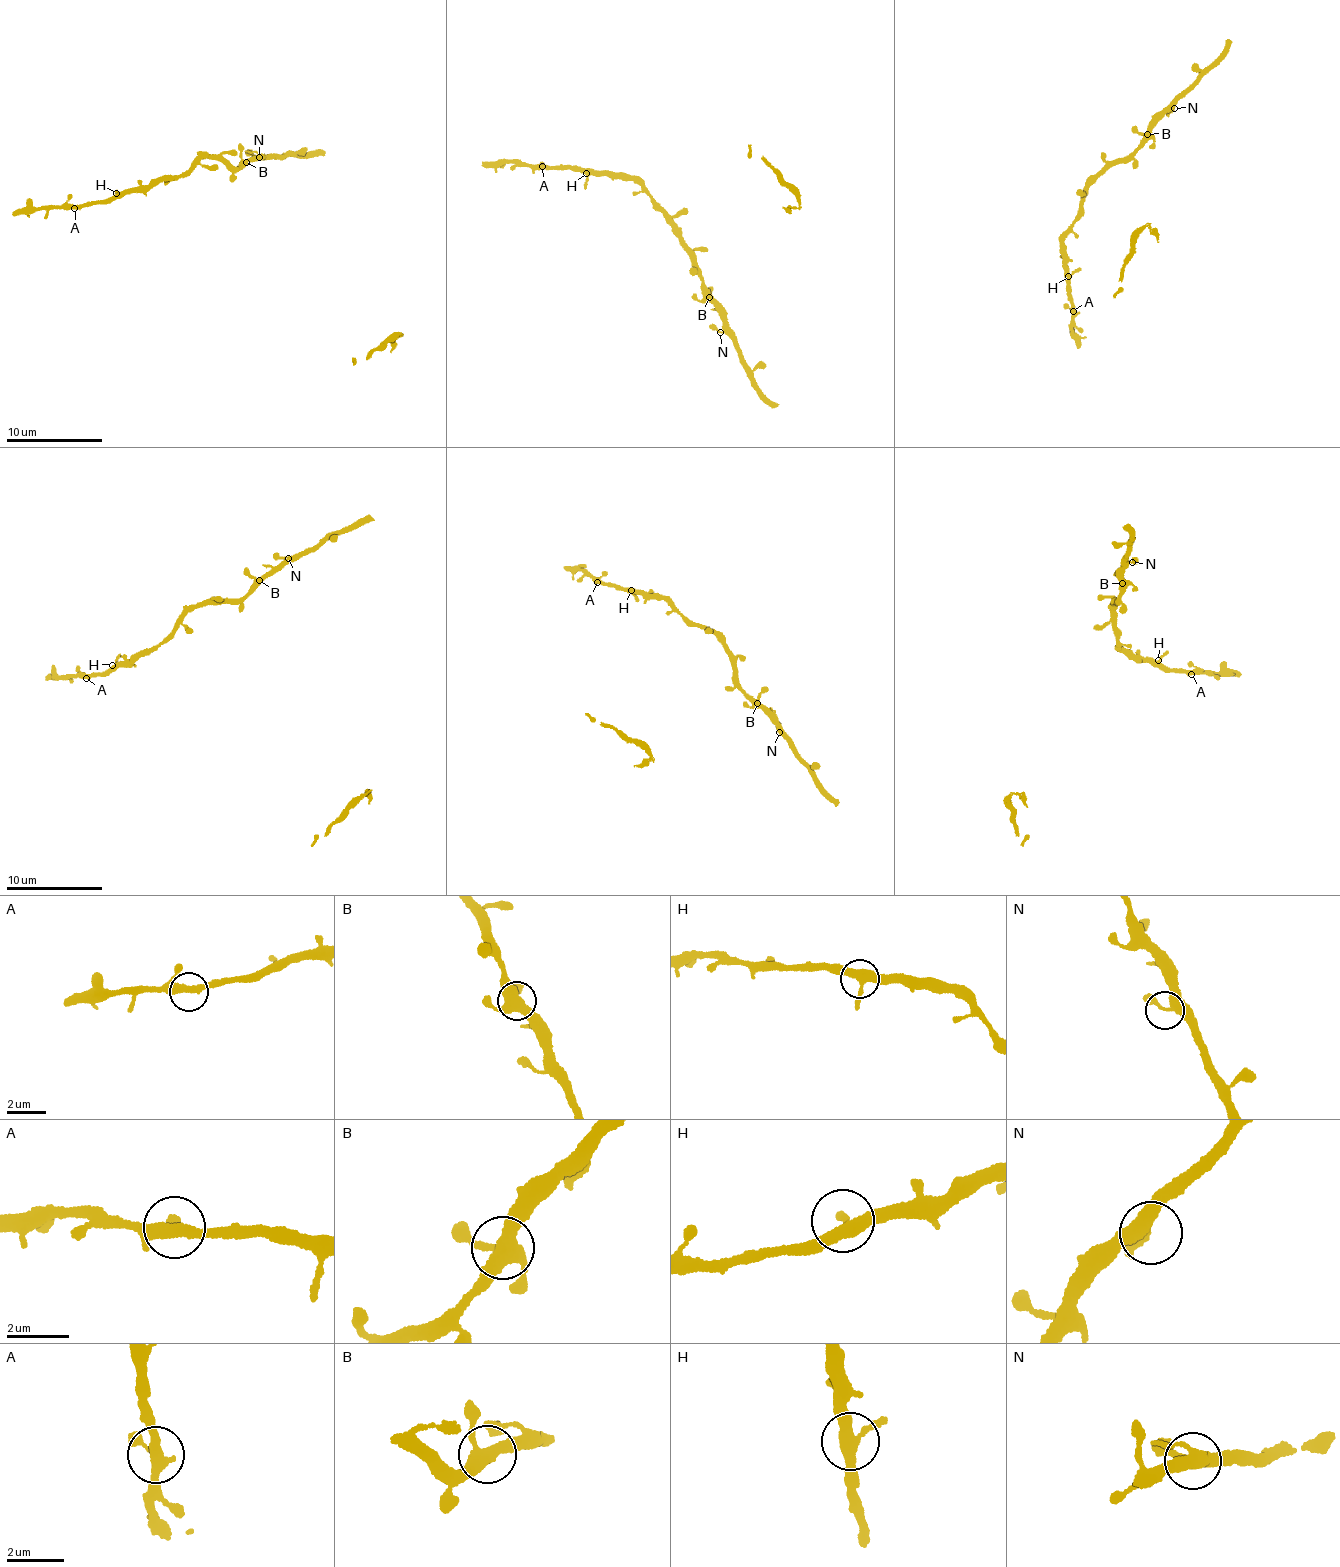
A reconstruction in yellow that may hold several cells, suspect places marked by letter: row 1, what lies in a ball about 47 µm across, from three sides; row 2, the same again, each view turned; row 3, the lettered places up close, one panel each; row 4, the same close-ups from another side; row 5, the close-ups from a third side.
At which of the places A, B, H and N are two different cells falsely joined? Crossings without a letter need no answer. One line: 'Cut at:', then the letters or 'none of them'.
Cut at: none of them

